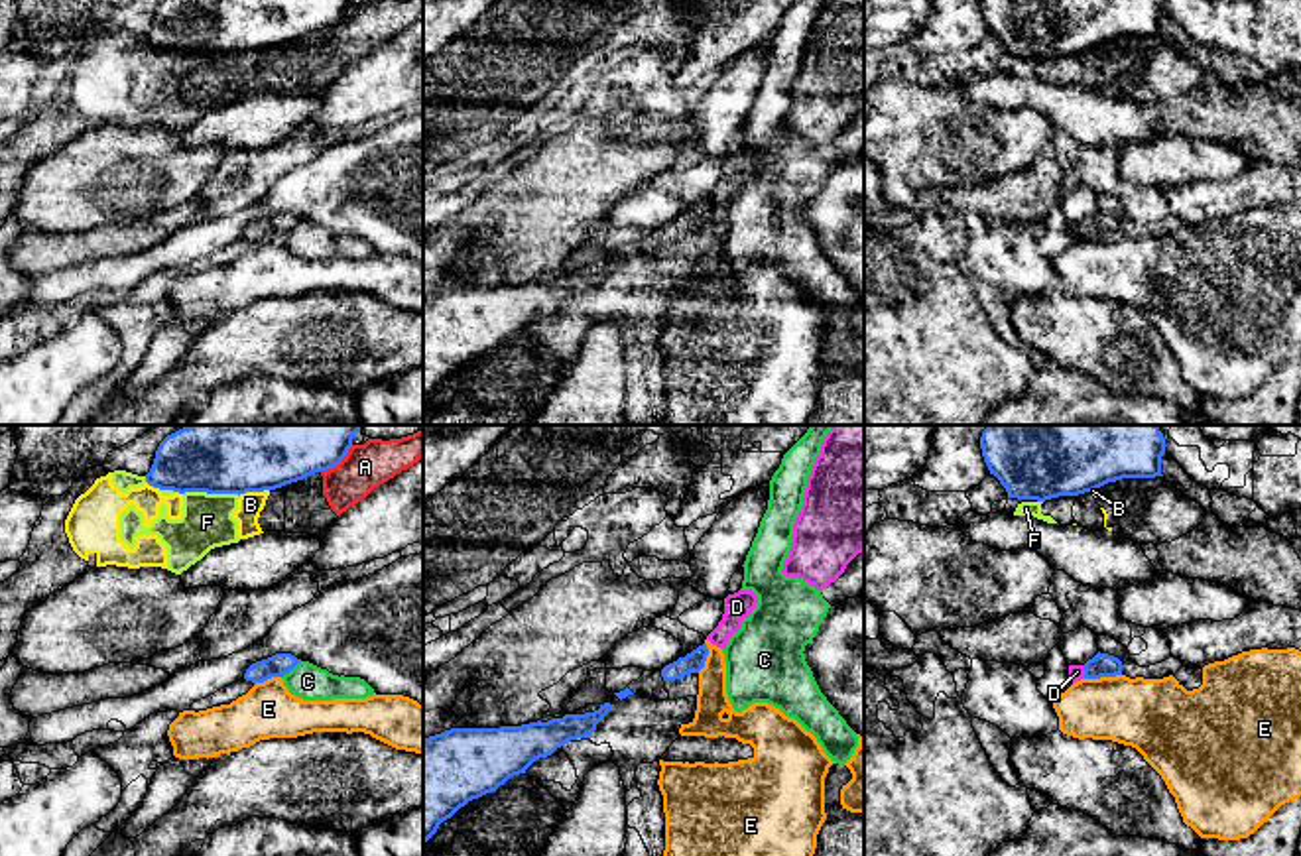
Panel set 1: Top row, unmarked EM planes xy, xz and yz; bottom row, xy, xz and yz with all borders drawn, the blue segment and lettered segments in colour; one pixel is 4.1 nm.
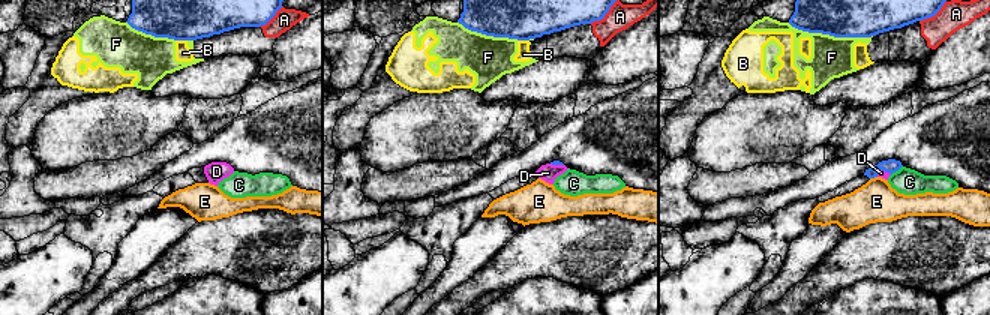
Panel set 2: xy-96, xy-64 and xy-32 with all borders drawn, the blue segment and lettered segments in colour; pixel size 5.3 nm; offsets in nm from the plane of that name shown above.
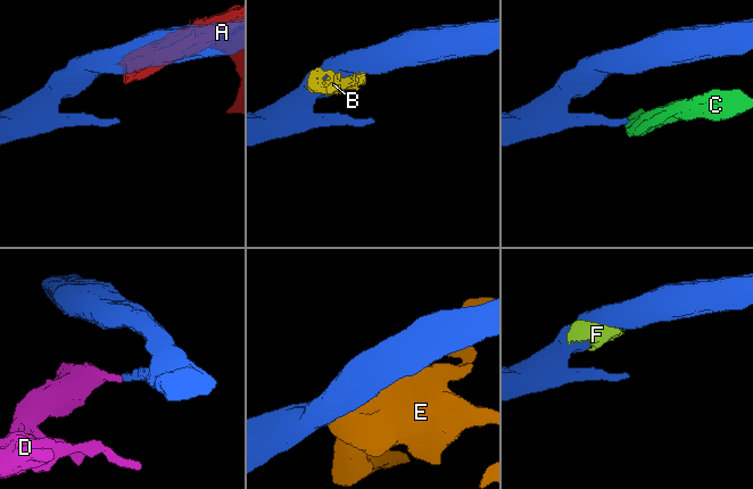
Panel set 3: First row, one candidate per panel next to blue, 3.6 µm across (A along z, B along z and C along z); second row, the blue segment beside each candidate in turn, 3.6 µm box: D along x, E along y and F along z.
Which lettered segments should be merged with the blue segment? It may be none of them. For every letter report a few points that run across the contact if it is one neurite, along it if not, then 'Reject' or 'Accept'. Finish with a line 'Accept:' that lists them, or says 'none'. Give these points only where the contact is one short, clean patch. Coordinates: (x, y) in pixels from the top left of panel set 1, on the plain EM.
A: Line: xy (353, 4), (335, 24), (321, 32). Reject
B: Reject
C: Line: xy (300, 219), (282, 237). Reject
D: Line: yz (1101, 225), (1085, 231), (1077, 231). Accept
E: Reject
F: Reject
Accept: D

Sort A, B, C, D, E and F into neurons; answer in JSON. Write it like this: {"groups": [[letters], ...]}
{"groups": [["A", "B", "F"], ["C"], ["D"], ["E"]]}

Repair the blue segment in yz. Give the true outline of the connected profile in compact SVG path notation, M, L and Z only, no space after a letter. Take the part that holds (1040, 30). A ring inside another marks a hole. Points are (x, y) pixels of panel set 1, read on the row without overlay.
M980 0L980 8L1008 57L1045 61L1092 51L1122 37L1163 35L1165 0Z

